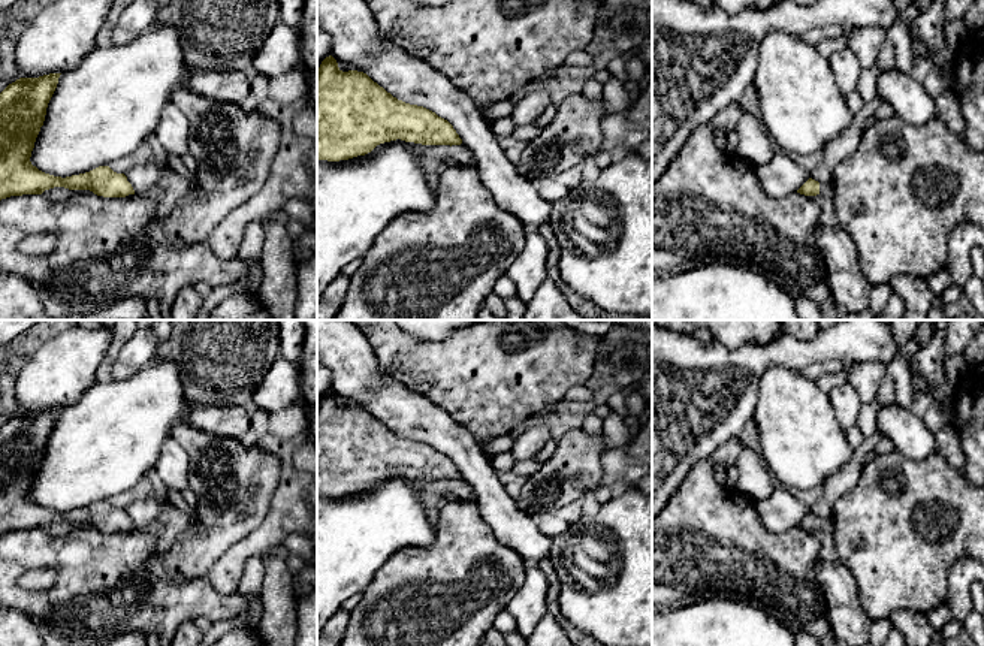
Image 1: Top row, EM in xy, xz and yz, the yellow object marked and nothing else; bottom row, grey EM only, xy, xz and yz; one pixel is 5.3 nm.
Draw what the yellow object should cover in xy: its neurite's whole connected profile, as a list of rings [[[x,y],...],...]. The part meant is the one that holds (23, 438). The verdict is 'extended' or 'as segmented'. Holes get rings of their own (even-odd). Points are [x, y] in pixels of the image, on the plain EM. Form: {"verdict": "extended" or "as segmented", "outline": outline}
{"verdict": "as segmented", "outline": [[[60,410],[19,413],[0,428],[0,535],[10,531],[42,529],[54,522],[90,525],[103,532],[135,529],[127,511],[109,501],[61,513],[31,499],[31,486]]]}

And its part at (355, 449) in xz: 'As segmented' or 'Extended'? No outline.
As segmented

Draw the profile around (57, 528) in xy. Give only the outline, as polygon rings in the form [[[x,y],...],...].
[[[54,522],[54,523],[45,525],[42,528],[42,531],[46,535],[51,535],[51,537],[63,537],[63,535],[67,535],[72,531],[76,531],[76,529],[81,529],[81,528],[94,529],[90,525],[69,525],[69,523],[64,523],[64,522]]]

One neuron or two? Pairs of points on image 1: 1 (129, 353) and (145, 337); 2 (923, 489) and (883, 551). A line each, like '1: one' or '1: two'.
1: one
2: one

